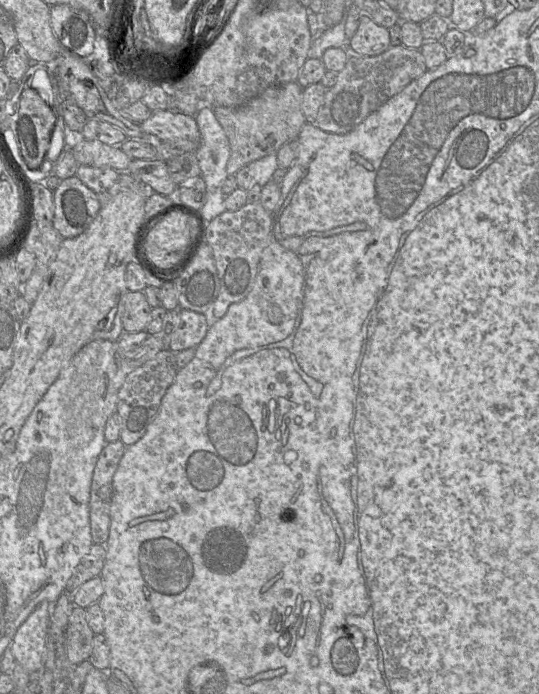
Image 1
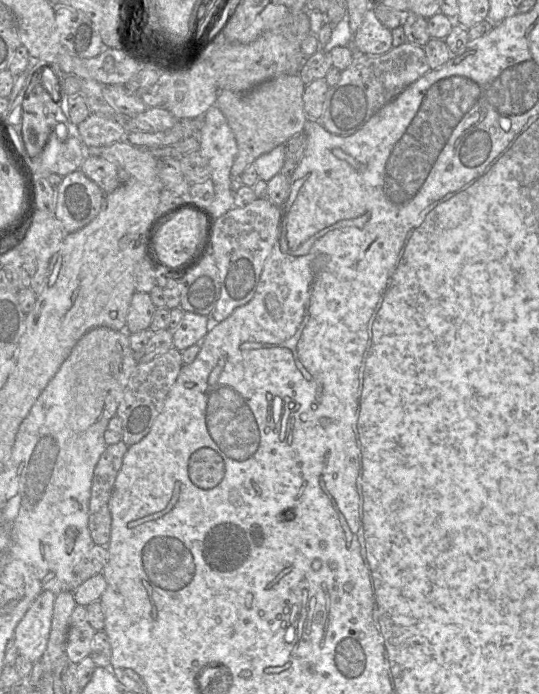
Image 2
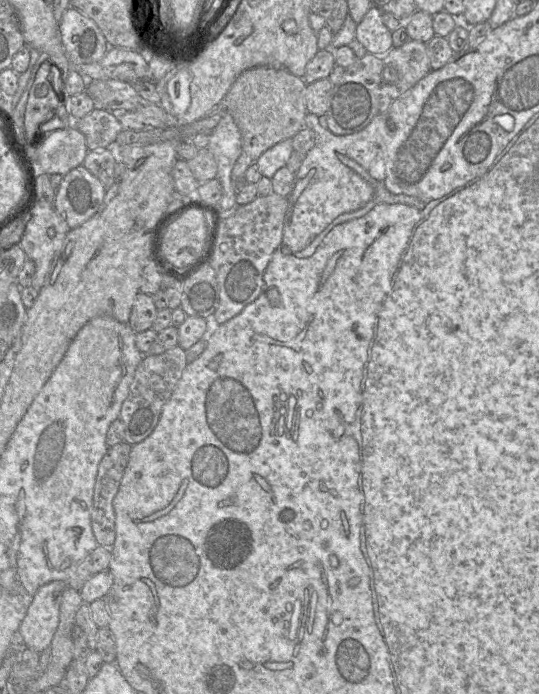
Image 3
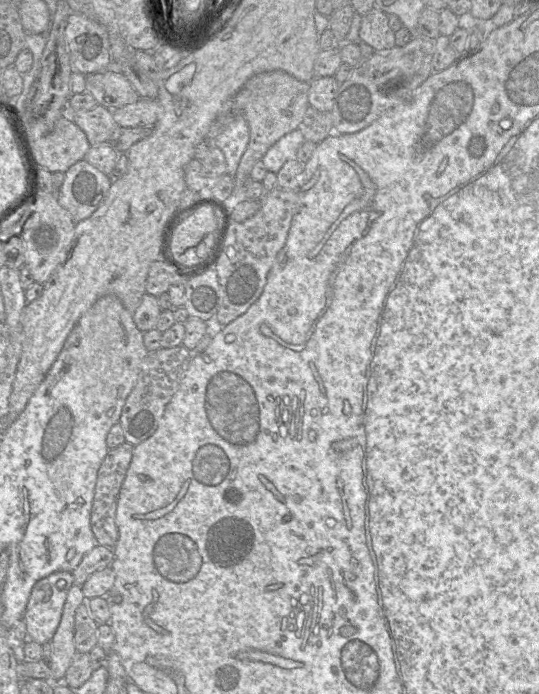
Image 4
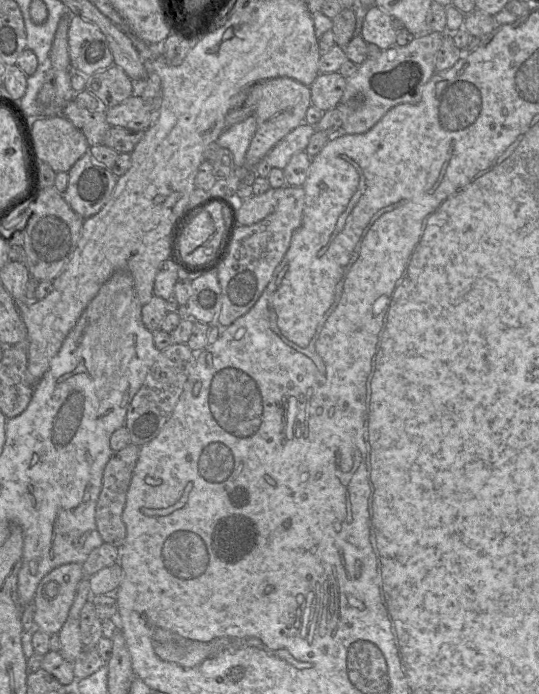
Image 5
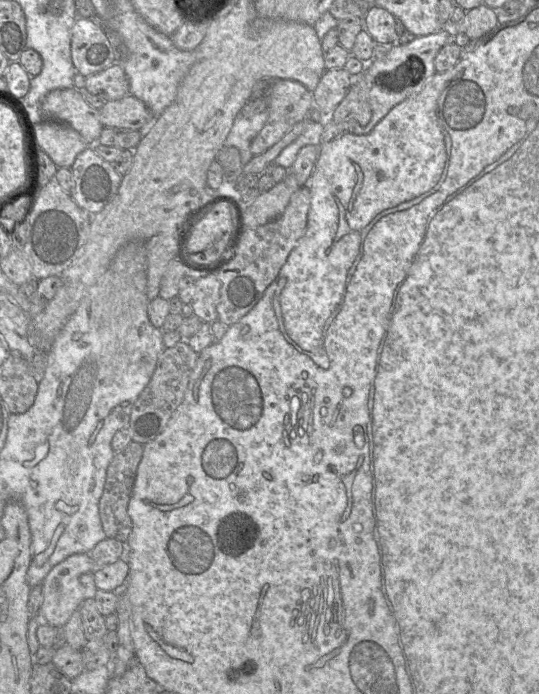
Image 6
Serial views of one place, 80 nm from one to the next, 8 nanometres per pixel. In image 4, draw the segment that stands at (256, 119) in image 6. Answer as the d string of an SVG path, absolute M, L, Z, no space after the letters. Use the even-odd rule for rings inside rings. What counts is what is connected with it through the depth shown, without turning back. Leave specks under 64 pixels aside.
M236 111L233 121L213 139L213 145L219 148L226 159L227 174L236 175L240 160L249 142L249 127Z

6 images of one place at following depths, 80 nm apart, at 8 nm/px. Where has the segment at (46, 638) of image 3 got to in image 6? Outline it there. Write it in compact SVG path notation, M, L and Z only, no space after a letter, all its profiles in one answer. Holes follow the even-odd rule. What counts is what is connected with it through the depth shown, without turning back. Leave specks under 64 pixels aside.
M88 553L73 554L54 566L42 582L43 603L38 613L42 623L62 629L86 598L93 597L93 592L82 584L81 576L94 572L95 564Z

